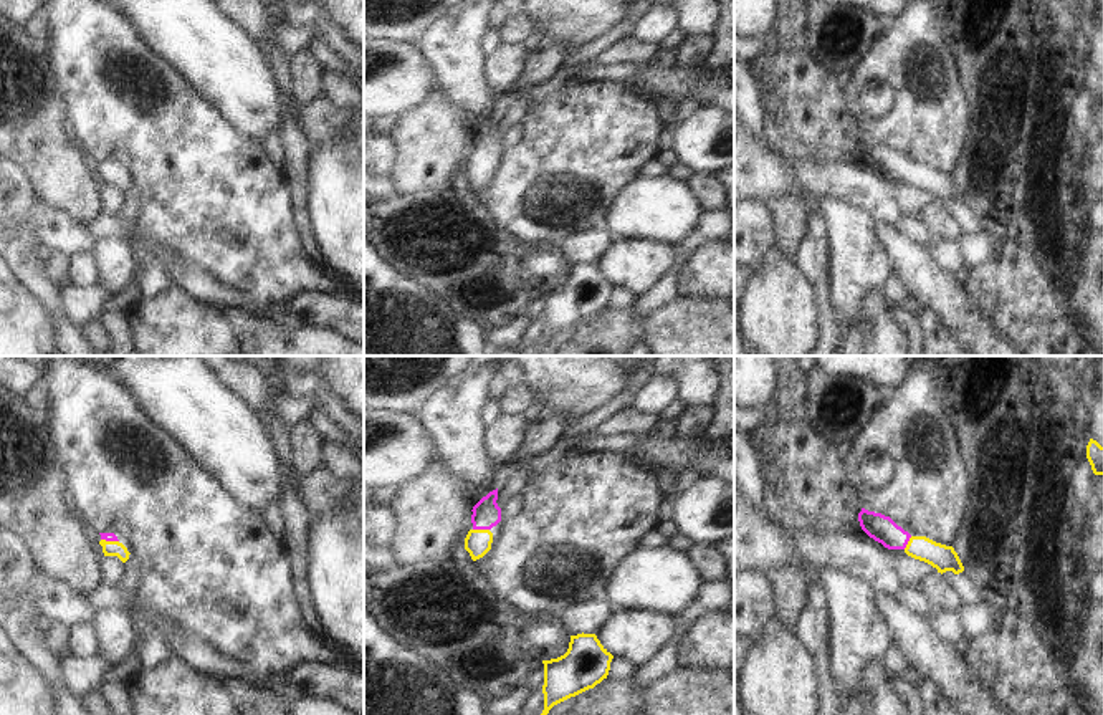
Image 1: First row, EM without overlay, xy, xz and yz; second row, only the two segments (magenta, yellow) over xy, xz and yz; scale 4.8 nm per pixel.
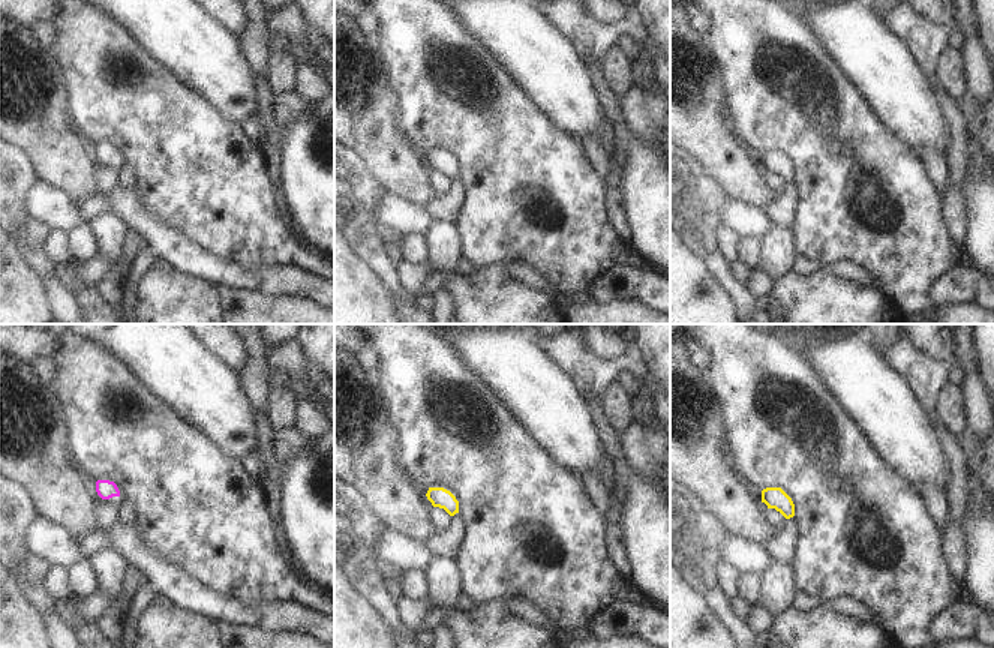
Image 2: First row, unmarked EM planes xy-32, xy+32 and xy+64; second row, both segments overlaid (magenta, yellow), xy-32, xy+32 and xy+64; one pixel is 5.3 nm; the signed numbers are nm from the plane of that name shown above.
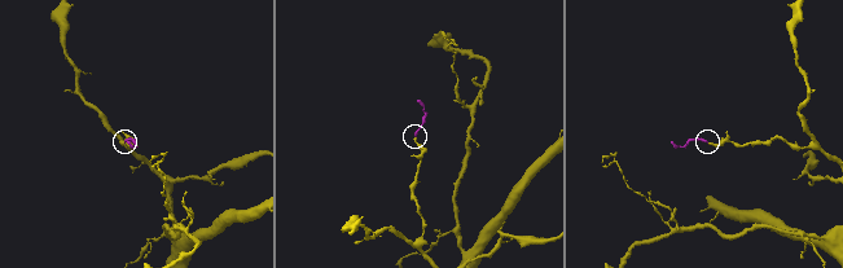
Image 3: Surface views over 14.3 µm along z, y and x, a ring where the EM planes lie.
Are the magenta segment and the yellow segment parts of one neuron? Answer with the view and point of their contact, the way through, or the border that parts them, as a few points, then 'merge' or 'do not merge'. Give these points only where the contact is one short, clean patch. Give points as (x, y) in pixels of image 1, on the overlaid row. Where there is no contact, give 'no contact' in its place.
xz (482, 528) | across xz (487, 513), (482, 528), (478, 542) | merge

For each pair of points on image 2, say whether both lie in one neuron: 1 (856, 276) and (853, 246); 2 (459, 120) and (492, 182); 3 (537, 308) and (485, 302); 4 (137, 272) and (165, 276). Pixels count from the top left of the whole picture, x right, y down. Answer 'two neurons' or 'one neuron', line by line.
1: two neurons
2: one neuron
3: one neuron
4: two neurons

